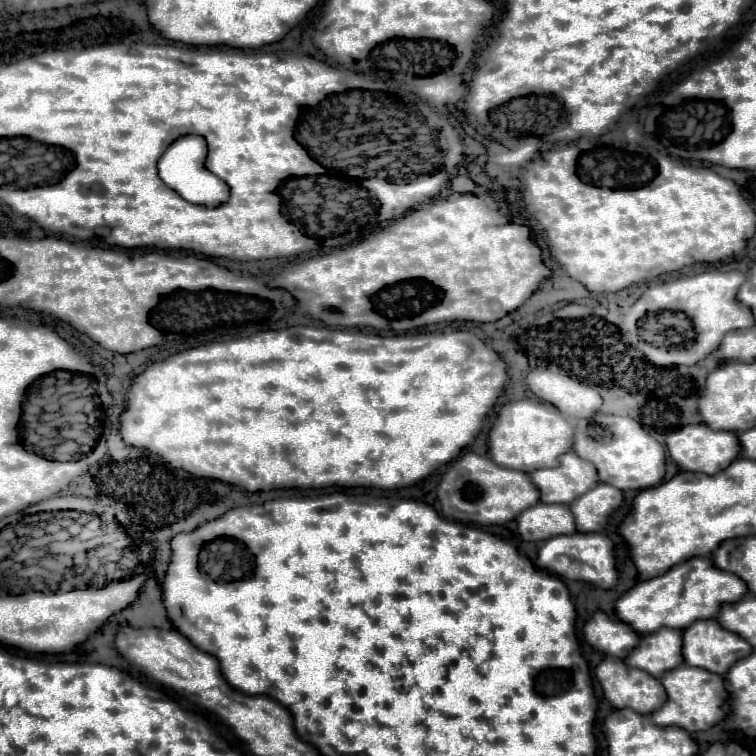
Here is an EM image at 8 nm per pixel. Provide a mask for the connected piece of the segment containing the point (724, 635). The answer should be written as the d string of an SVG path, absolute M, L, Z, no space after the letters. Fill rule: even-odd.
M716 619L696 621L688 629L684 629L684 633L682 633L684 663L690 665L690 667L708 669L710 673L716 673L716 675L726 675L726 671L732 667L732 663L746 657L748 653L752 653L752 647L742 637L738 637L736 633L730 633L730 631L722 629Z

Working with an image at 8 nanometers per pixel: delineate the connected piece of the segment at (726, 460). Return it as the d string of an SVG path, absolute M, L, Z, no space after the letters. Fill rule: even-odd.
M704 423L698 425L686 425L684 429L678 429L676 433L670 433L666 439L666 449L674 463L682 471L698 471L698 473L708 473L716 475L718 471L726 469L740 453L738 445L738 435L730 431L712 431Z

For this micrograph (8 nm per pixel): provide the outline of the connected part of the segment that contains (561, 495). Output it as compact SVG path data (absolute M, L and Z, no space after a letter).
M574 451L560 455L558 467L536 469L530 473L534 487L540 491L542 503L572 503L576 497L590 491L596 483L596 467L580 459Z

